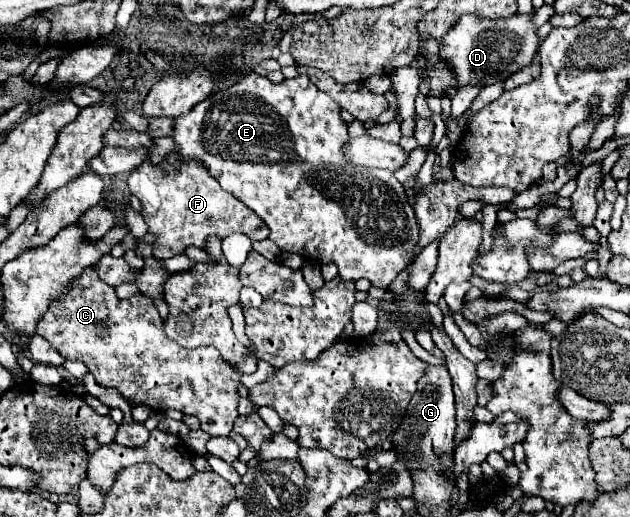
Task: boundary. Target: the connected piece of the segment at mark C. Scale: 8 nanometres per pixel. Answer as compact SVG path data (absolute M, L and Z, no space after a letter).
M95 264L87 266L71 284L69 292L55 298L37 322L39 336L49 340L65 360L85 362L101 386L117 388L131 404L145 404L155 410L175 408L197 416L207 434L229 436L239 416L237 386L241 380L217 348L185 350L169 340L153 300L119 300L115 288L97 278Z

